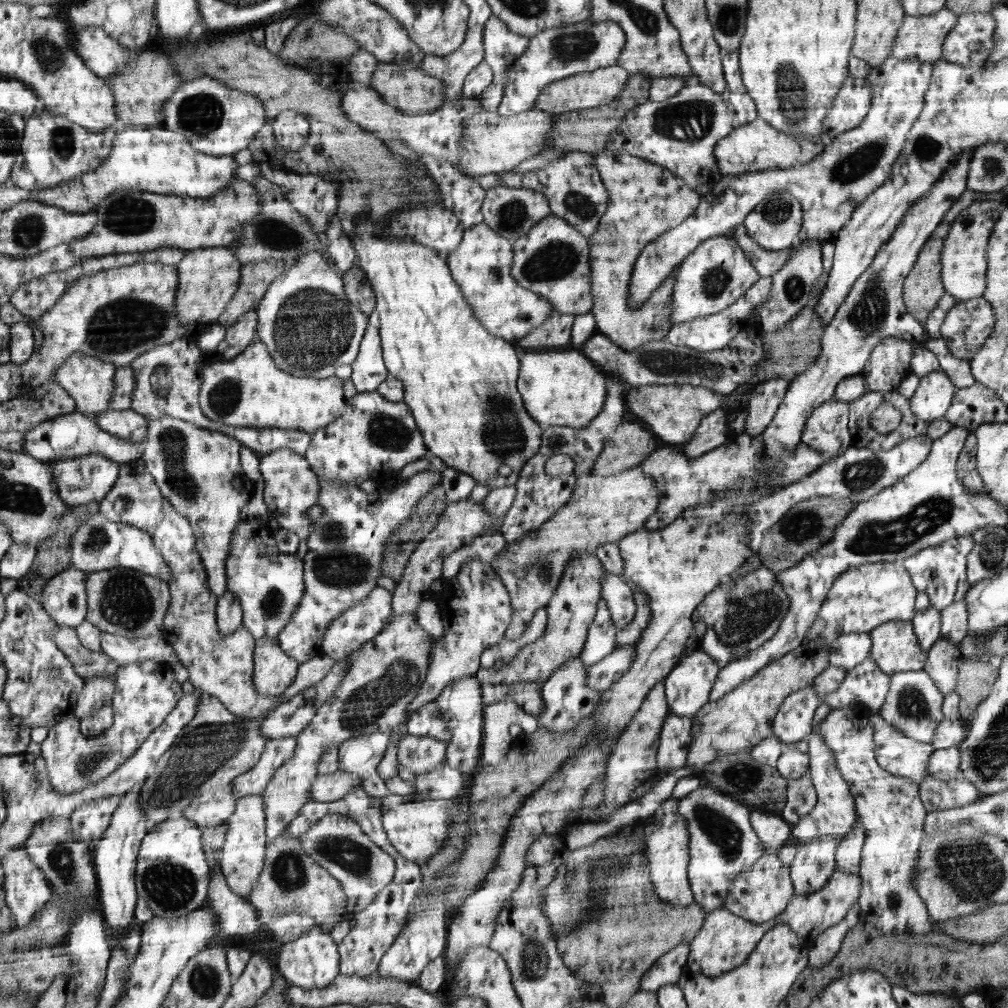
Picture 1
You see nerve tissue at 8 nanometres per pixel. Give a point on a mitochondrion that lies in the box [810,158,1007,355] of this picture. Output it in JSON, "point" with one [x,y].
{"point":[868,313]}

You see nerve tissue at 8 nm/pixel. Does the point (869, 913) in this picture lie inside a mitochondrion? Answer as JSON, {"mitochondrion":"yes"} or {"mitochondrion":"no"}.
{"mitochondrion":"no"}

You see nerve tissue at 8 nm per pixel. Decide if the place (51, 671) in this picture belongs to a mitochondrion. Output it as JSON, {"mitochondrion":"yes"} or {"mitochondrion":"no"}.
{"mitochondrion":"yes"}

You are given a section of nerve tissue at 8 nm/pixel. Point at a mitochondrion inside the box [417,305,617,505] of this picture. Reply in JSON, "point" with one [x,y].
{"point":[500,430]}

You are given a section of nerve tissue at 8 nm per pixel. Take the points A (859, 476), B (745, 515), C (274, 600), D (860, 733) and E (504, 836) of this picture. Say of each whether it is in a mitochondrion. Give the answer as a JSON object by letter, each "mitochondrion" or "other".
{"A":"mitochondrion","B":"other","C":"mitochondrion","D":"other","E":"other"}

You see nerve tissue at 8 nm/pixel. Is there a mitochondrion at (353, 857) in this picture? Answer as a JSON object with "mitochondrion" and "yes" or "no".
{"mitochondrion":"yes"}

